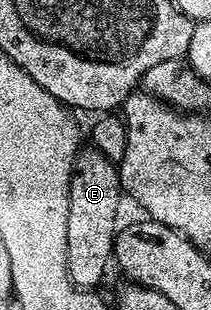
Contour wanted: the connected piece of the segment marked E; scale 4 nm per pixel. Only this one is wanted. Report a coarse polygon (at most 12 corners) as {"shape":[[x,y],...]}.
{"shape":[[76,156],[68,190],[66,269],[96,289],[114,259],[117,164]]}

